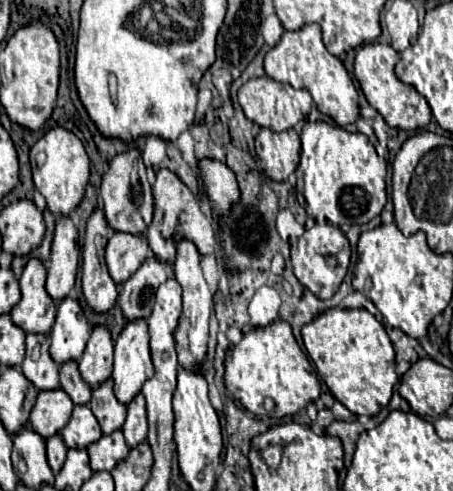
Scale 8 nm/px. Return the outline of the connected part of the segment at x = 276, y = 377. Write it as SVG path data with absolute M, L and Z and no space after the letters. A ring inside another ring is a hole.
M283 319L243 333L243 339L231 349L231 359L225 359L225 387L255 417L293 415L319 397L317 371L297 345L291 325ZM267 401L273 401L271 411L265 407Z

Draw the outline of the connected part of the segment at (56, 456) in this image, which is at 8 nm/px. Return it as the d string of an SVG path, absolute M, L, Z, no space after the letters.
M53 435L47 439L47 461L49 461L49 467L51 471L57 475L59 469L63 467L65 463L65 455L67 455L67 447L63 443L63 439L59 435Z

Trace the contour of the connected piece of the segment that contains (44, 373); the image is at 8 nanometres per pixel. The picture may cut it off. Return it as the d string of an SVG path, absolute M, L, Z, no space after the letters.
M47 335L27 337L27 353L21 363L21 373L35 385L37 391L59 389L59 365L49 355Z

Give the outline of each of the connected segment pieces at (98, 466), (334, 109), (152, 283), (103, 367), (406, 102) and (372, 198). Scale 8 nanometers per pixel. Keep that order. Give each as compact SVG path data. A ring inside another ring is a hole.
M115 431L107 437L101 437L97 443L87 447L89 461L93 473L97 471L111 471L119 461L123 461L129 453L125 437L121 431Z
M305 25L299 31L285 31L281 41L265 55L267 77L283 83L291 83L295 89L307 89L321 113L329 115L337 125L347 127L359 117L359 95L357 89L343 67L341 59L331 55L323 41L319 25Z
M159 259L145 261L137 273L125 281L123 293L119 295L119 307L125 321L149 319L157 287L167 281L167 265Z
M99 325L93 329L85 353L81 355L79 365L79 373L83 377L83 381L87 381L87 385L91 385L91 389L103 385L109 377L111 377L111 369L113 369L113 341L111 335L107 331L107 327Z
M367 43L357 51L355 57L355 77L359 79L359 85L367 97L367 101L383 115L389 127L397 127L403 131L415 131L423 129L431 121L431 109L427 99L417 93L411 85L405 85L395 77L395 63L399 61L399 53L391 45L381 43Z
M307 121L301 131L301 163L295 173L296 199L308 215L315 217L317 213L323 213L325 219L333 225L363 225L369 223L373 217L381 213L387 201L387 161L377 155L375 147L369 143L369 139L363 133L349 133L341 127L329 125L325 121Z

